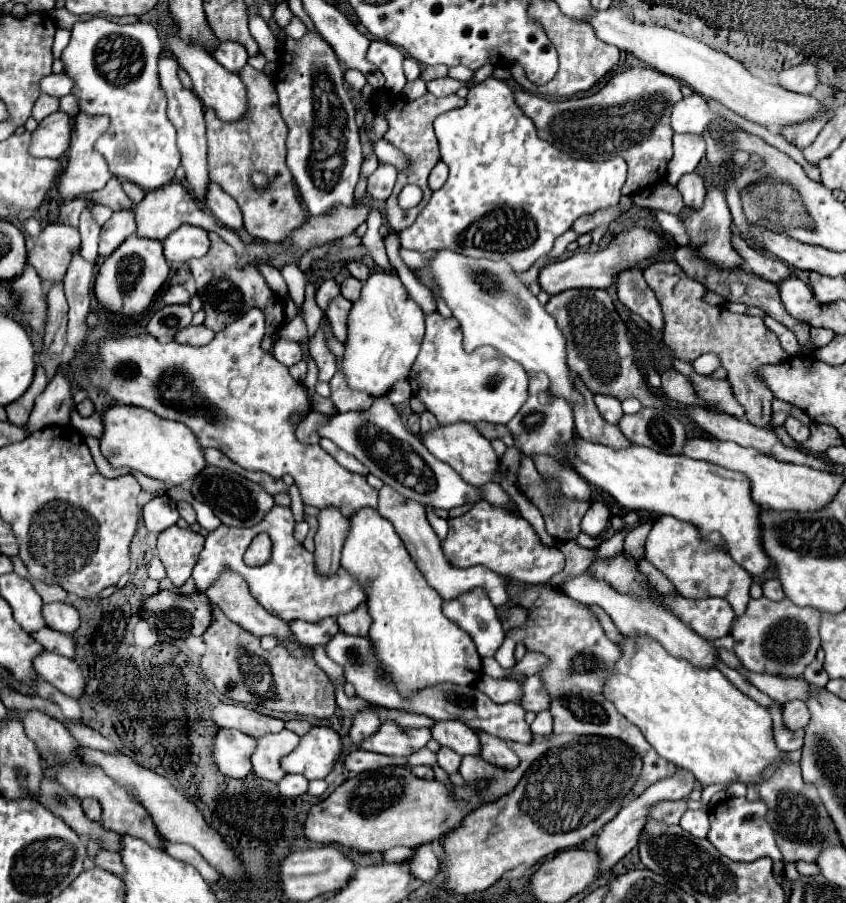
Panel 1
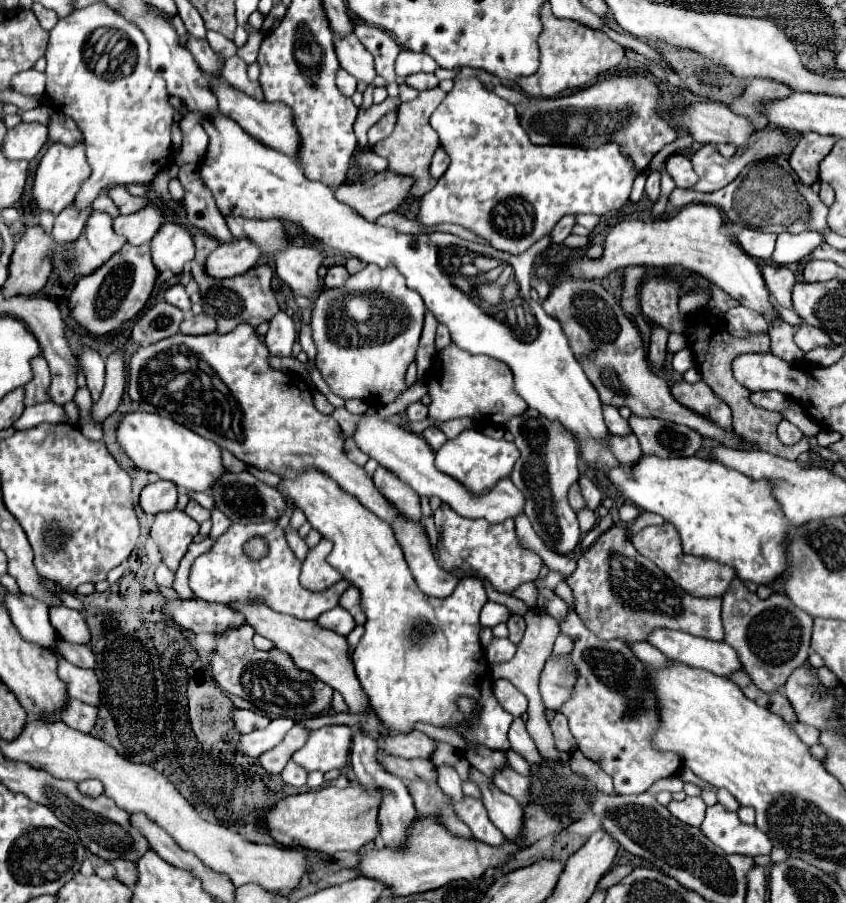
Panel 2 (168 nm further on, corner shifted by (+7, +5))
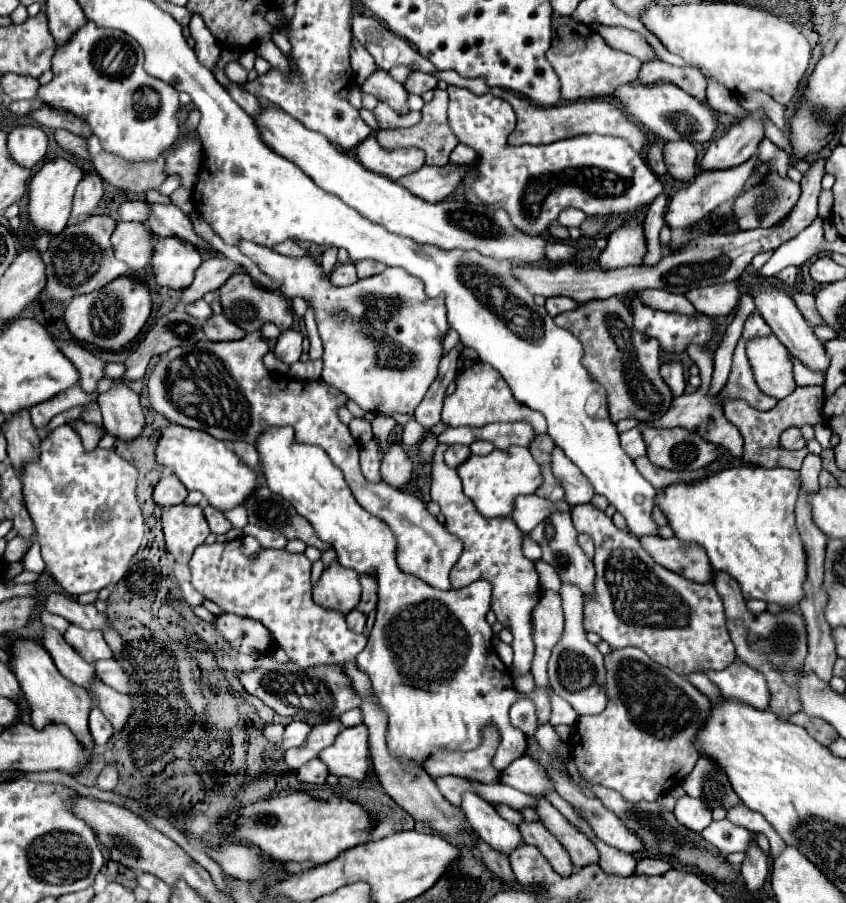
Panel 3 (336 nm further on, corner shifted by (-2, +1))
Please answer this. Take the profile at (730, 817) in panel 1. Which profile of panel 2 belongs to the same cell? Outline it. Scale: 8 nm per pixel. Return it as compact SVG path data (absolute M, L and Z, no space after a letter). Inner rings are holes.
M720 804L706 808L706 818L700 824L700 830L726 854L760 856L772 852L772 842L762 830L744 824L736 812L724 810Z

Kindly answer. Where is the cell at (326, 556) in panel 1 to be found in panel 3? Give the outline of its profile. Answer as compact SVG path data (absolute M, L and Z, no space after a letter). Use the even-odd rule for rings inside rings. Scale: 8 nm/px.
M337 562L325 568L323 576L313 588L315 604L329 610L337 610L341 614L349 614L357 606L359 596L361 596L359 574L355 570L339 566Z

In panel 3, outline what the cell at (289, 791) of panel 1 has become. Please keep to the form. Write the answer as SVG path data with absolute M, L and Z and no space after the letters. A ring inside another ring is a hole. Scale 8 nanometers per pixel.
M319 758L307 762L305 766L301 766L301 768L297 770L297 780L299 780L301 784L323 786L325 780L327 780L327 776L329 776L329 770L327 770L327 766L325 766Z

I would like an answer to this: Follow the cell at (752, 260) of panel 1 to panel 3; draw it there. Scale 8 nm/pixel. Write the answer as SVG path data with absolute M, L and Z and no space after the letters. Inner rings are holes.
M795 292L793 294L793 300L799 308L799 312L803 314L803 318L811 324L811 326L817 326L817 324L823 324L823 318L817 314L817 308L815 308L815 298L811 294L801 294L801 292Z

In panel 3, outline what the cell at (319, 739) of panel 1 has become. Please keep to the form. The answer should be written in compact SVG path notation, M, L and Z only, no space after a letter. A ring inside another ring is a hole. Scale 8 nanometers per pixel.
M365 724L345 728L333 746L319 756L331 774L347 776L351 780L365 780L369 774L369 732Z

